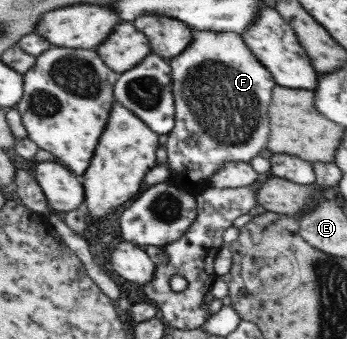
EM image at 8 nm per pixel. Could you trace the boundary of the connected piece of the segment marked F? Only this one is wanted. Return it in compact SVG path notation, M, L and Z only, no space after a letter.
M201 31L194 32L193 42L190 43L190 48L187 48L181 55L175 56L169 60L173 69L173 93L176 97L176 116L174 130L167 135L170 138L168 142L168 156L170 156L170 168L173 169L174 175L170 179L173 183L176 183L181 189L191 192L193 195L200 195L202 191L212 187L209 178L215 175L226 163L229 162L245 162L248 163L252 158L260 156L260 152L267 148L270 138L270 115L269 108L273 99L273 89L278 86L274 75L270 73L270 70L265 67L264 64L258 60L258 57L250 50L248 44L246 44L245 37L235 32L212 32Z

